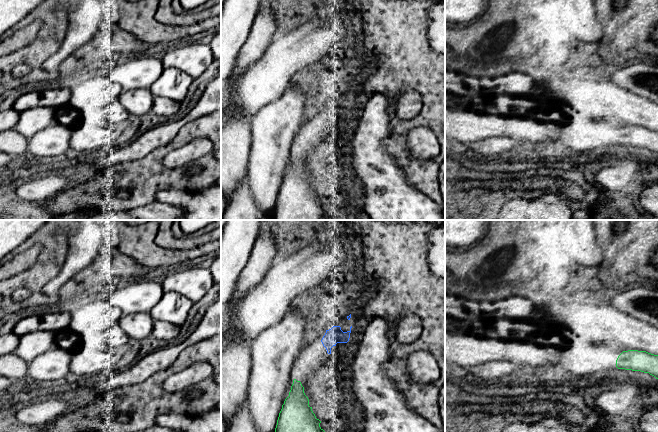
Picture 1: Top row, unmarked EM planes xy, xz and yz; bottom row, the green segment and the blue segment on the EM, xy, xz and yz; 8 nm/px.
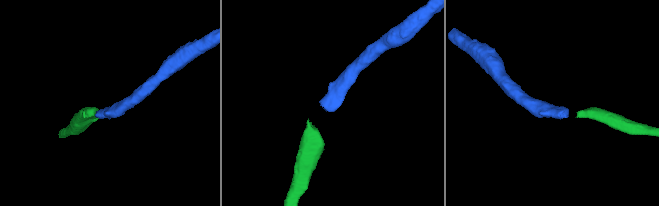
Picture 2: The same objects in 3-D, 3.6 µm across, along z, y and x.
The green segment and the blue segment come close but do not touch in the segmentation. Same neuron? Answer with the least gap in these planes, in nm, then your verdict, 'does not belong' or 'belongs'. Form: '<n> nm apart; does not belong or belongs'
320 nm apart; belongs

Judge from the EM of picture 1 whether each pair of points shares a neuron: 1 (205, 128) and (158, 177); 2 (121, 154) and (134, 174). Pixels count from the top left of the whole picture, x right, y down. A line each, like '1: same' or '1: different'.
1: same
2: different

